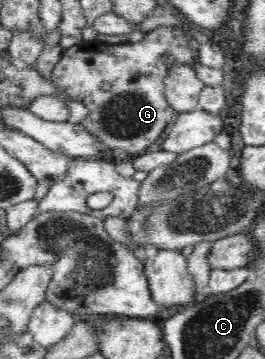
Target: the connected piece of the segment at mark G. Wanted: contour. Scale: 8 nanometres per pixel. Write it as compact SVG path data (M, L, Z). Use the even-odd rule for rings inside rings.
M159 26L135 43L80 41L63 51L53 69L51 82L90 112L79 125L101 140L105 147L123 157L140 155L161 137L169 123L173 123L175 111L164 95L165 79L171 69L195 65L190 39L182 27Z

